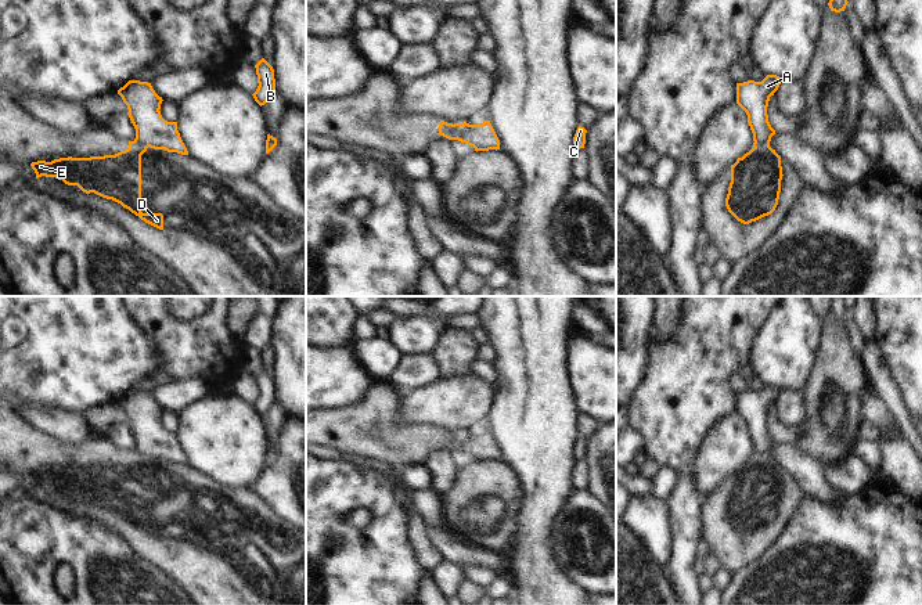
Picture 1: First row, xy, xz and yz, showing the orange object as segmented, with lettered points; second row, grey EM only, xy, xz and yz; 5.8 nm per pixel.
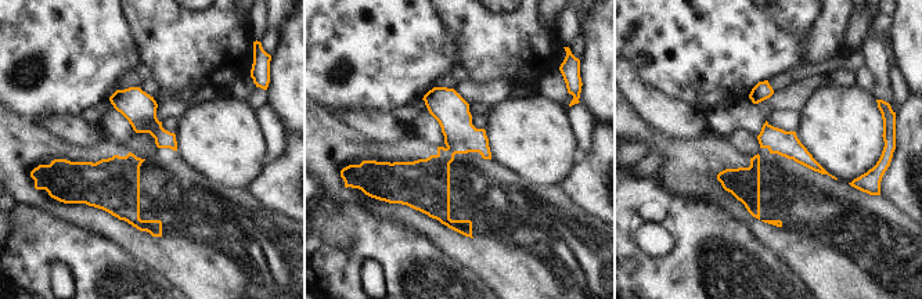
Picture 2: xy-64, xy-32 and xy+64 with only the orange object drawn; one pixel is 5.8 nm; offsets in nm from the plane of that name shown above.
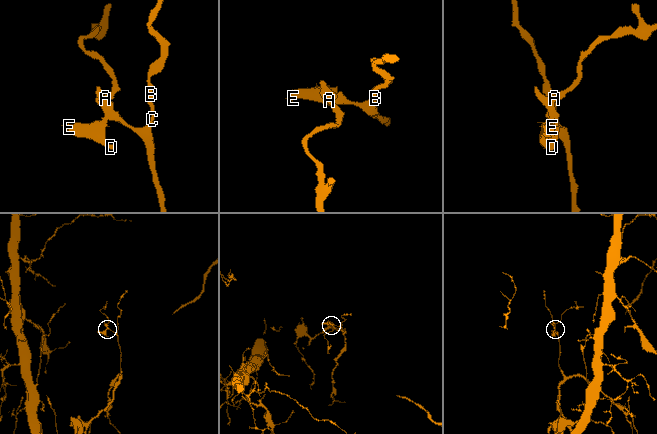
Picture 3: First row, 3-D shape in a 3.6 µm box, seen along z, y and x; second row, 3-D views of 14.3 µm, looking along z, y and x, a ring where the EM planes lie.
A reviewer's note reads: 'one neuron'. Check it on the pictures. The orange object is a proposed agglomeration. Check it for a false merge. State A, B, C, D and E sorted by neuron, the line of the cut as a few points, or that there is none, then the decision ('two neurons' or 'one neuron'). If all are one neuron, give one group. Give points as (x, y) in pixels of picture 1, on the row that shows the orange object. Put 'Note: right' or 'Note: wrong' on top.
Note: wrong
A B C / D E; cut in xz along (453, 125), (450, 139); two neurons

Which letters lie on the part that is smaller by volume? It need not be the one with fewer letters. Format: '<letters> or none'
D, E.

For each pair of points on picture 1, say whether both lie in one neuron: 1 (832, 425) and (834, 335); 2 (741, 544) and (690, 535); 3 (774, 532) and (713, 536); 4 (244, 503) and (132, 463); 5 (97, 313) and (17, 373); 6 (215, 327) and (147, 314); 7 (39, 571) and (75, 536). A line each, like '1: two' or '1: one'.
1: one
2: two
3: one
4: one
5: one
6: one
7: one

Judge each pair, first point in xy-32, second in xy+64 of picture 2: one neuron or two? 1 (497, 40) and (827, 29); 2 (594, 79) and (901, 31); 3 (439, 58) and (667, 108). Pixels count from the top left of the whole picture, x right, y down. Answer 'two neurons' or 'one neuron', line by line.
1: one neuron
2: one neuron
3: two neurons

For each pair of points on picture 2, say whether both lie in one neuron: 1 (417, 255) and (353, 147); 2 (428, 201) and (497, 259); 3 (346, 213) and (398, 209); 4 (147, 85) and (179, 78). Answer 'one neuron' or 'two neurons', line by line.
1: two neurons
2: one neuron
3: two neurons
4: two neurons

